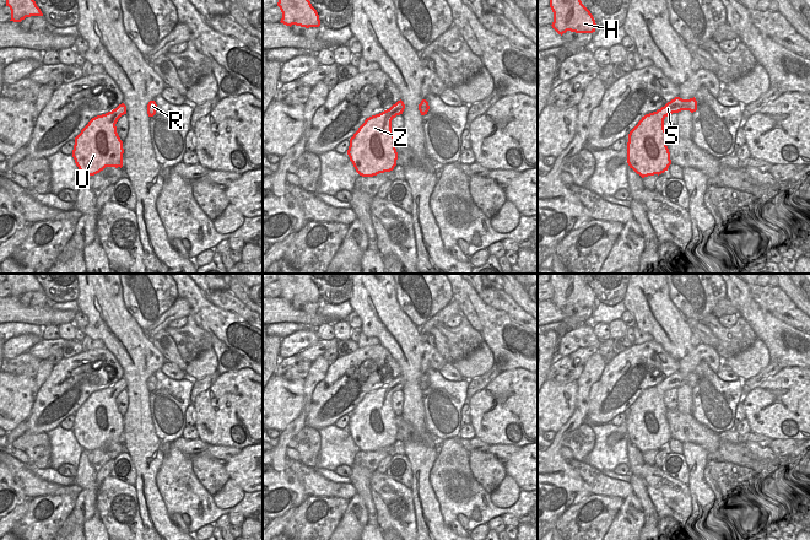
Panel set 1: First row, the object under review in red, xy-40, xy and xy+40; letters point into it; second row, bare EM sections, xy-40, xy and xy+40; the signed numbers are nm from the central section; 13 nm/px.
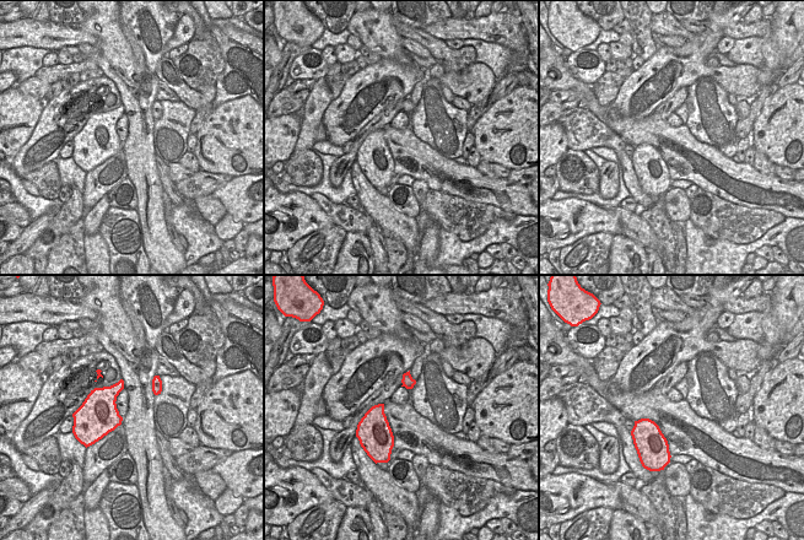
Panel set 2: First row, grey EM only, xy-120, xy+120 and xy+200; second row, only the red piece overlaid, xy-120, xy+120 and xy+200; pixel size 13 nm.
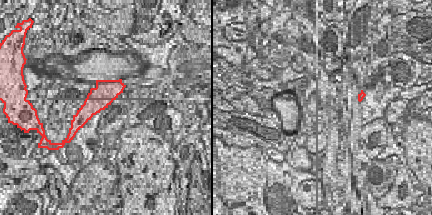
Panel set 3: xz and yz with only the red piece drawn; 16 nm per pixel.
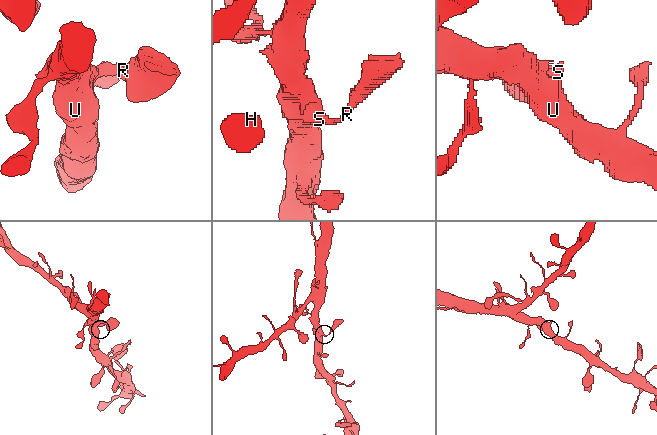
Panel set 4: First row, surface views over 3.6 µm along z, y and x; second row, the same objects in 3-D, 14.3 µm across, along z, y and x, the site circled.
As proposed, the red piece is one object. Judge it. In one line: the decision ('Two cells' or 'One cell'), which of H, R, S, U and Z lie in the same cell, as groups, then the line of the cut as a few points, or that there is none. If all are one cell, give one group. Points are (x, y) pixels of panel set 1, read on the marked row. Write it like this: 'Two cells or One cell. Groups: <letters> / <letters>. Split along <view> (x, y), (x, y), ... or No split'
One cell. Groups: H R S U Z. No split.

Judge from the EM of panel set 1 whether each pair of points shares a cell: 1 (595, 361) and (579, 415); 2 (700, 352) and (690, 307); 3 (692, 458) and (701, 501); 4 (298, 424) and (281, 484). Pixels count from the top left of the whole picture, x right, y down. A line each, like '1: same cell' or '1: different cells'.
1: same cell
2: different cells
3: same cell
4: same cell

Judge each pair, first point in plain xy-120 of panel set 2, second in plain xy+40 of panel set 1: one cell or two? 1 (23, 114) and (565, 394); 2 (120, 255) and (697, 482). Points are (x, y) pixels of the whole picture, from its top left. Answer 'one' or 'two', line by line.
1: one
2: two

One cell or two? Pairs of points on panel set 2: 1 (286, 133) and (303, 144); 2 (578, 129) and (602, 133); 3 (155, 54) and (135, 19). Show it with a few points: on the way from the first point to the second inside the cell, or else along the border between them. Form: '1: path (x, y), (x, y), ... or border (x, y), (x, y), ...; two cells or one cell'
1: border (301, 122), (298, 139), (293, 150); two cells
2: path (584, 130), (595, 133); one cell
3: path (146, 47), (136, 38), (136, 28); one cell

